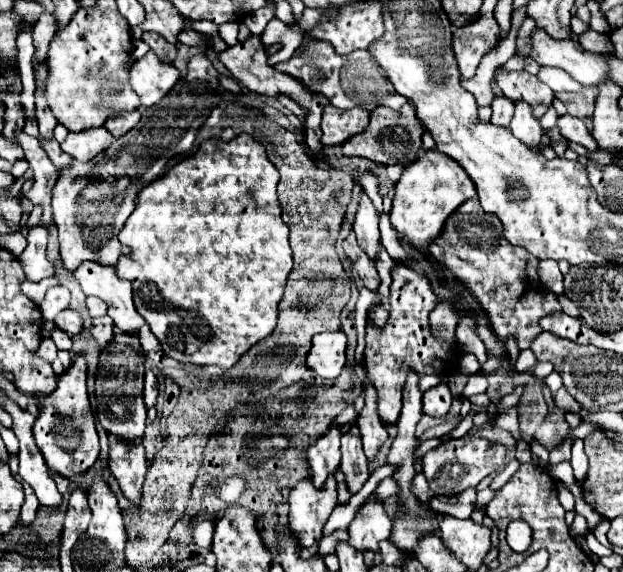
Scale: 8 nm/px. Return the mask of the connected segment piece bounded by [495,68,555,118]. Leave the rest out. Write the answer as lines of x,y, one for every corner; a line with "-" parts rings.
497,68
495,82
499,84
499,88
509,100
513,102
525,100
527,104
531,104
535,118
541,118
547,112
547,108
553,104
553,98
555,98
553,90
547,84
537,80
537,76
527,74
525,70
507,72
503,68

